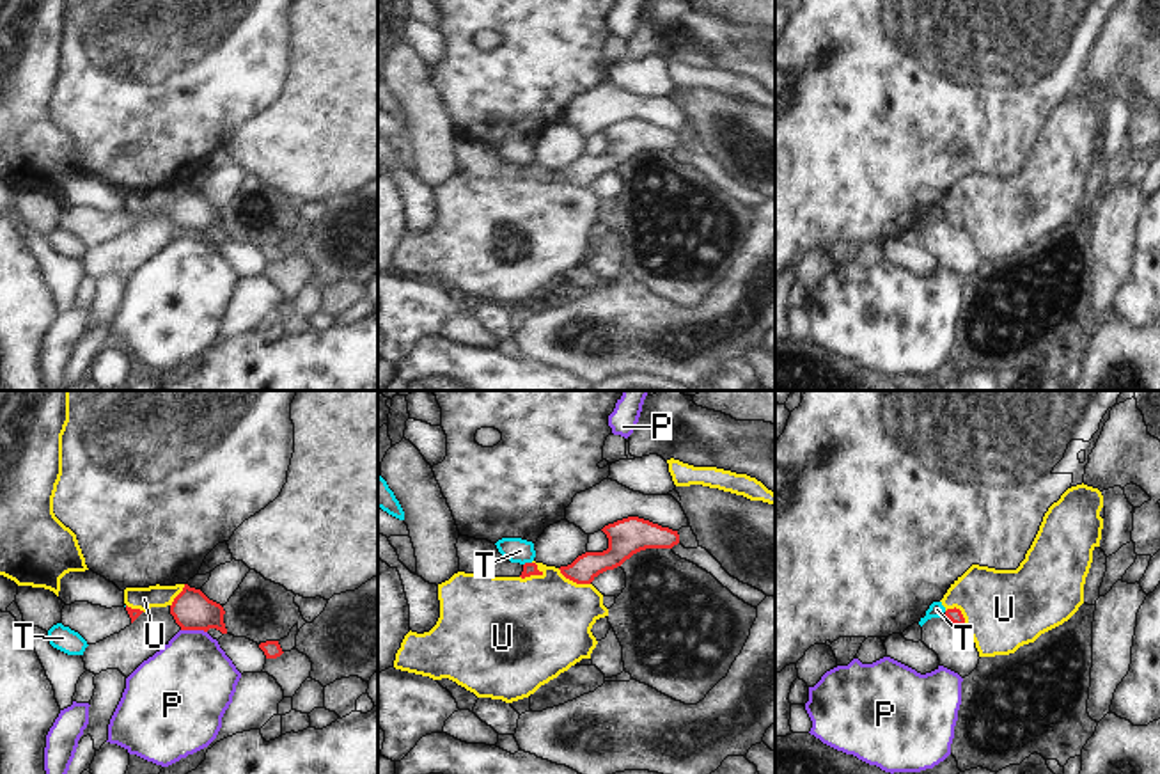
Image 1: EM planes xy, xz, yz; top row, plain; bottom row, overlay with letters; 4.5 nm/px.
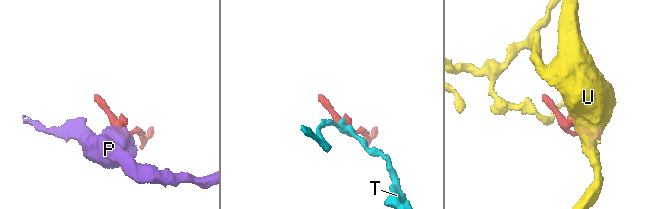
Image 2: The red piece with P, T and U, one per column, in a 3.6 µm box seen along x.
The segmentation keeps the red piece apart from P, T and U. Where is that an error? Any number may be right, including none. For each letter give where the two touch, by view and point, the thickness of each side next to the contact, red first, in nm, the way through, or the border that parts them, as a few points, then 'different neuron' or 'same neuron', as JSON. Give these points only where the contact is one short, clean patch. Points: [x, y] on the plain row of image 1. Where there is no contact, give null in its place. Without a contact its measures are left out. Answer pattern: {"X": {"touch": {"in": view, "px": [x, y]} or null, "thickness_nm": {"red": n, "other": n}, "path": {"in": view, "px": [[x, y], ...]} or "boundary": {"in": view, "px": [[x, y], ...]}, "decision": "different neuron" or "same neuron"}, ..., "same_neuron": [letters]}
{"P": {"touch": {"in": "xy", "px": [194, 231]}, "thickness_nm": {"red": 180, "other": 400}, "boundary": {"in": "xy", "px": [[181, 231], [203, 231], [206, 235]]}, "decision": "different neuron"}, "T": {"touch": {"in": "xz", "px": [527, 165]}, "thickness_nm": {"red": 60, "other": 110}, "boundary": {"in": "xz", "px": [[531, 164], [524, 167]]}, "decision": "different neuron"}, "U": {"touch": {"in": "xz", "px": [531, 176]}, "thickness_nm": {"red": 60, "other": 480}, "boundary": {"in": "xz", "px": [[543, 174], [520, 180]]}, "decision": "different neuron"}, "same_neuron": []}

